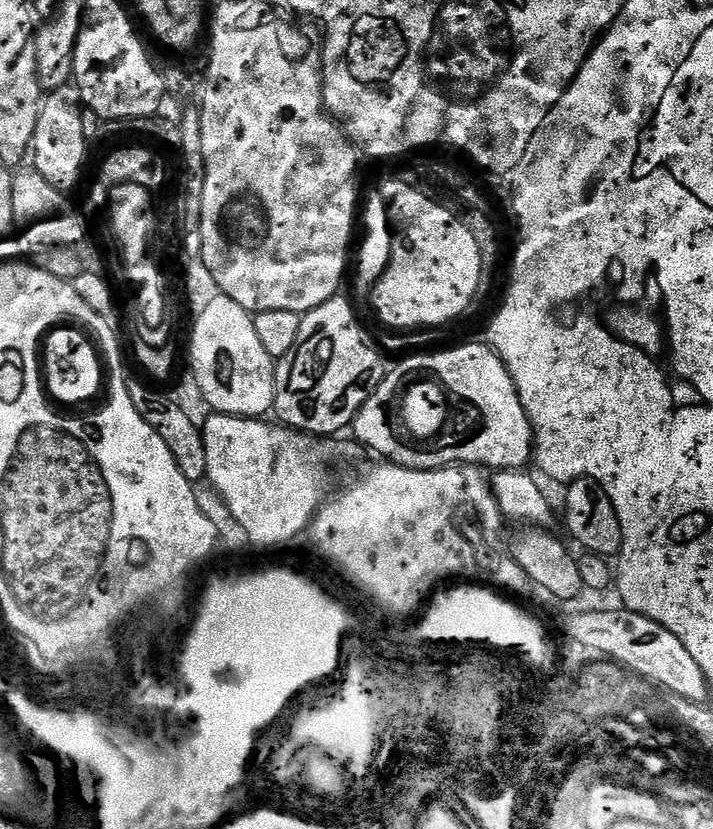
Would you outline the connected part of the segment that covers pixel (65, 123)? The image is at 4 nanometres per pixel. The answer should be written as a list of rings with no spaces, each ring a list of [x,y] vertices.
[[[69,82],[43,97],[40,117],[34,130],[30,149],[31,163],[38,170],[38,174],[42,174],[46,182],[50,182],[50,186],[65,194],[71,193],[71,188],[79,182],[80,171],[84,168],[84,159],[87,158],[90,148],[90,142],[82,130],[83,113],[80,91],[76,89],[75,83]]]

